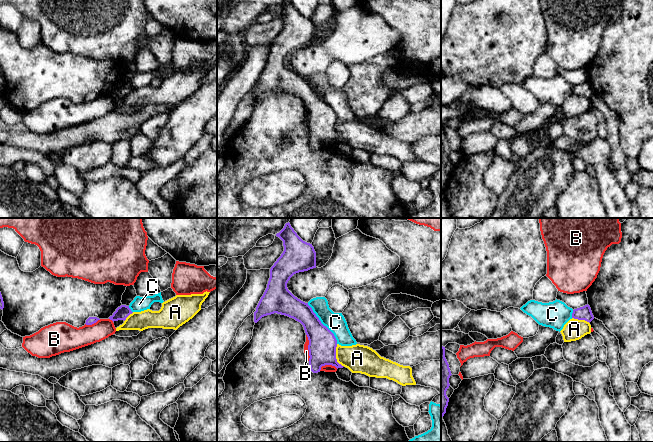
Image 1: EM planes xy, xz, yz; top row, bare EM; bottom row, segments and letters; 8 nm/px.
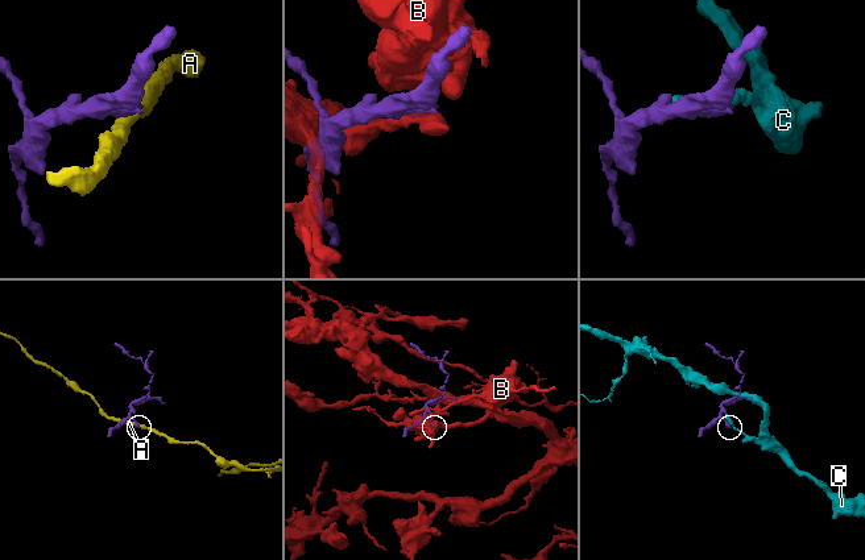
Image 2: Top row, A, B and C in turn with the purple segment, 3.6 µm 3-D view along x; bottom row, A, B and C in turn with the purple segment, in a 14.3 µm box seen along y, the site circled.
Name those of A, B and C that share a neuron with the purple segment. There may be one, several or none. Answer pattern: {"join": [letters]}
{"join": []}

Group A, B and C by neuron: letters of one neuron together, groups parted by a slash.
A / B / C

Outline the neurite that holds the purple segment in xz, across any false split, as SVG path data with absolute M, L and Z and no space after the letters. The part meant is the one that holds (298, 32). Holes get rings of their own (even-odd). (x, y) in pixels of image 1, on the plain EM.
M285 0L276 12L283 17L284 27L270 45L267 64L254 88L254 98L274 89L295 95L303 101L309 116L310 146L318 149L325 141L343 144L336 135L334 110L321 99L308 79L295 73L287 64L294 50L316 44L314 23L303 17L290 0Z

